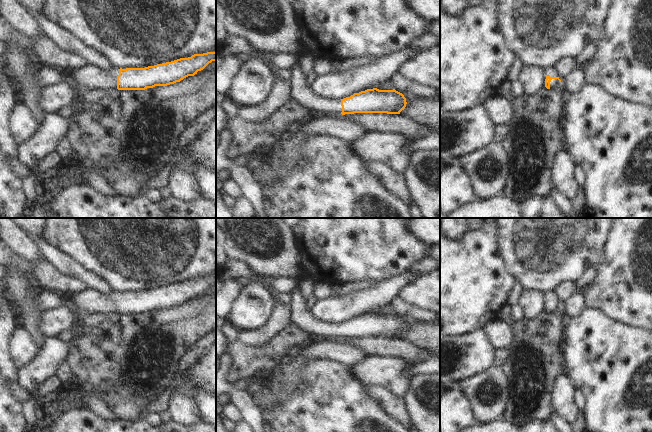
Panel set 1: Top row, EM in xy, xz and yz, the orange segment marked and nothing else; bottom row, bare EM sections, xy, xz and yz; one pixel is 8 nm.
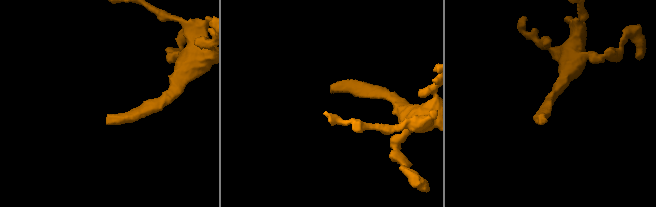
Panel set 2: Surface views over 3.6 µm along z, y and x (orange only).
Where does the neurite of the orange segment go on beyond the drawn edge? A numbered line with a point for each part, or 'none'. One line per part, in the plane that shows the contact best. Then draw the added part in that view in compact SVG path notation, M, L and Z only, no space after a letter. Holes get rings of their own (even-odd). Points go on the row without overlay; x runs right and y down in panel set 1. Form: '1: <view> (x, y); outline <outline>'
1: yz (554, 307); outline M552 303L550 305L550 313L553 314L555 313L559 308L561 308L561 305L558 303Z

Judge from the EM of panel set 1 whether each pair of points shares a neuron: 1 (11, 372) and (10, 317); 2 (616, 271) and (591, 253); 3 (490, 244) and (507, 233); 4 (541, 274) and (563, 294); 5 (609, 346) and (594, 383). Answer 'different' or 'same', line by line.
1: same
2: different
3: different
4: different
5: same

